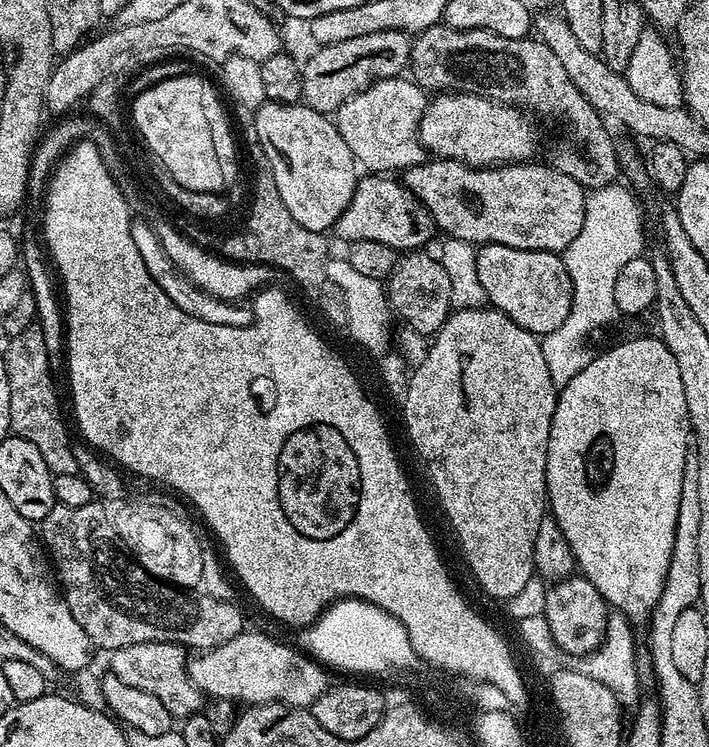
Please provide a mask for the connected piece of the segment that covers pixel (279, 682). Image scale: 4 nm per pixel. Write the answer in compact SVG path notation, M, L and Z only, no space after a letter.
M245 630L222 646L193 655L188 675L192 685L208 698L242 700L246 706L289 704L292 708L308 708L329 687L330 680L324 677L325 669L317 661L293 648L264 632Z

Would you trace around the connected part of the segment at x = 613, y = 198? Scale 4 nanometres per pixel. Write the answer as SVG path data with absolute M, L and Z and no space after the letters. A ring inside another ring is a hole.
M620 182L607 184L605 188L591 189L586 195L586 218L582 222L582 230L562 253L572 283L572 309L570 314L566 314L566 322L562 322L558 331L540 340L546 366L550 366L550 378L557 389L565 388L570 378L574 378L578 370L592 361L594 349L587 344L588 336L618 319L614 282L622 266L626 266L630 258L645 251L640 204L627 190Z

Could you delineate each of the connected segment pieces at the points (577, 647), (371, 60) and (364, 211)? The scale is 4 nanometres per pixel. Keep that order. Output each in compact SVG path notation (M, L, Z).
M571 574L562 580L555 581L552 588L544 596L542 614L548 623L553 645L560 648L568 656L583 658L590 652L595 652L604 642L608 629L610 609L607 602L594 590L594 586L579 574Z
M382 30L378 34L362 34L362 38L317 47L317 52L302 64L303 103L325 114L339 112L351 96L369 88L375 80L401 75L412 59L412 41L409 33Z
M364 174L357 179L354 198L342 210L334 232L344 242L386 242L386 246L397 250L420 250L432 235L437 235L438 229L430 210L399 179L388 174Z

